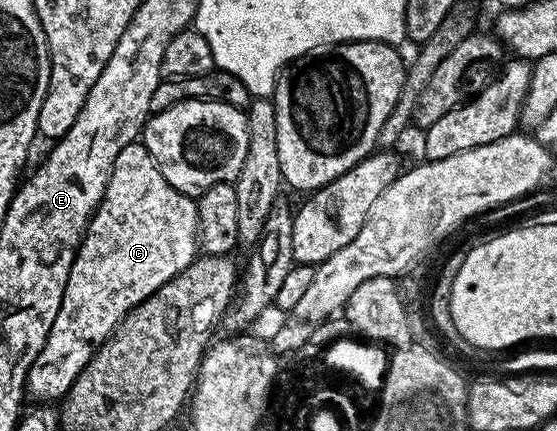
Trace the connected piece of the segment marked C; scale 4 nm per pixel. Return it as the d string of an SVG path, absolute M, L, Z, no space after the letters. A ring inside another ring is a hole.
M141 142L124 146L124 150L116 154L104 198L90 217L86 234L78 245L78 253L74 255L56 322L52 322L52 330L48 330L44 350L40 350L36 362L26 375L26 392L34 395L38 402L61 401L76 382L80 370L88 366L97 348L114 332L114 327L136 305L144 302L144 298L148 298L156 290L160 290L160 286L181 274L199 252L198 205L195 197L185 196L170 185L168 178L160 174L156 162Z

